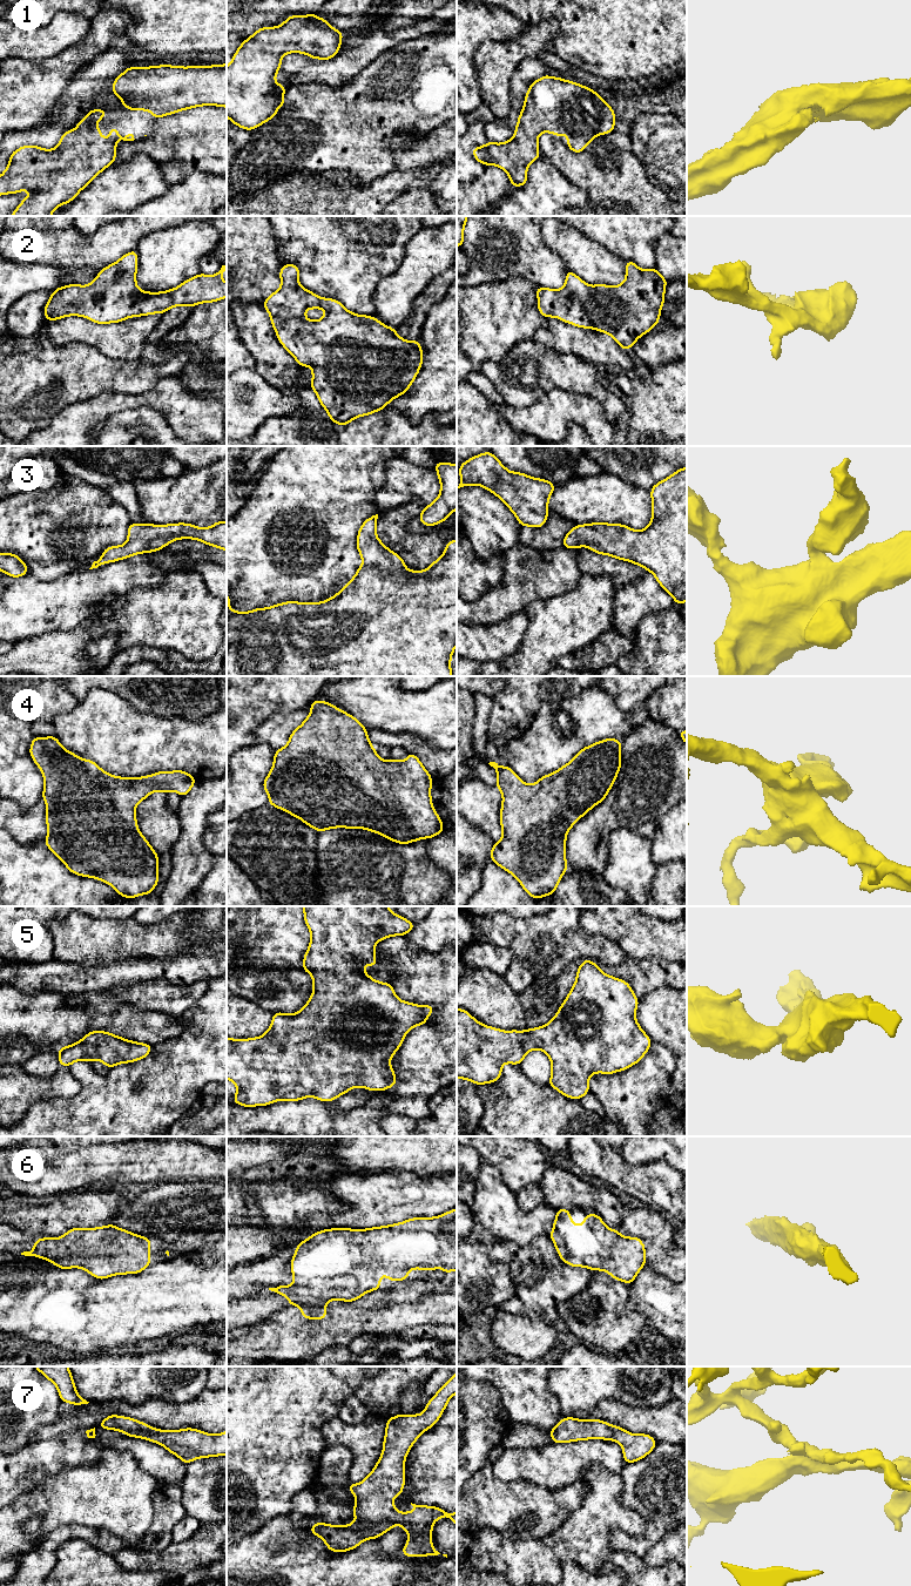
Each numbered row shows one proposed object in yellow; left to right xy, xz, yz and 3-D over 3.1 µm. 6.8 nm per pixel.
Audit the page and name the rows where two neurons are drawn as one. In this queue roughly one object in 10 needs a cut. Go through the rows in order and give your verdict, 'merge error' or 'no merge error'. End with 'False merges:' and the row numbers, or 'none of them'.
1: no merge error
2: no merge error
3: no merge error
4: no merge error
5: no merge error
6: no merge error
7: no merge error
False merges: none of them

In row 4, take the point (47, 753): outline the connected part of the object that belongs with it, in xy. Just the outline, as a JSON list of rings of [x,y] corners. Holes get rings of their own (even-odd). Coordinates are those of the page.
[[[56,736],[34,737],[29,754],[45,779],[48,849],[70,872],[100,879],[123,898],[149,895],[158,883],[158,856],[139,830],[136,805],[154,791],[176,791],[183,797],[196,778],[182,770],[136,778],[113,776],[95,762],[66,750]]]

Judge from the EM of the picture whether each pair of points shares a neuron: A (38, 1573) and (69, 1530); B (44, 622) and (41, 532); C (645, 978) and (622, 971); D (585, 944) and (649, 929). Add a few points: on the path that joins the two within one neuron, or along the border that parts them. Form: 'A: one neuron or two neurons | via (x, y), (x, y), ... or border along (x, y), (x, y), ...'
A: one neuron | via (38, 1561), (38, 1557), (58, 1537)
B: two neurons | border along (69, 572), (48, 580), (39, 580), (27, 574)
C: one neuron | via (639, 974), (628, 971)
D: two neurons | border along (582, 928), (591, 933), (606, 936), (627, 956)

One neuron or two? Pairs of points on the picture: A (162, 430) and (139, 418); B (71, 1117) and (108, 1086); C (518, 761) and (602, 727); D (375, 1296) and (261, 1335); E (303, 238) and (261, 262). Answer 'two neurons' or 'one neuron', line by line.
A: one neuron
B: one neuron
C: one neuron
D: one neuron
E: two neurons

